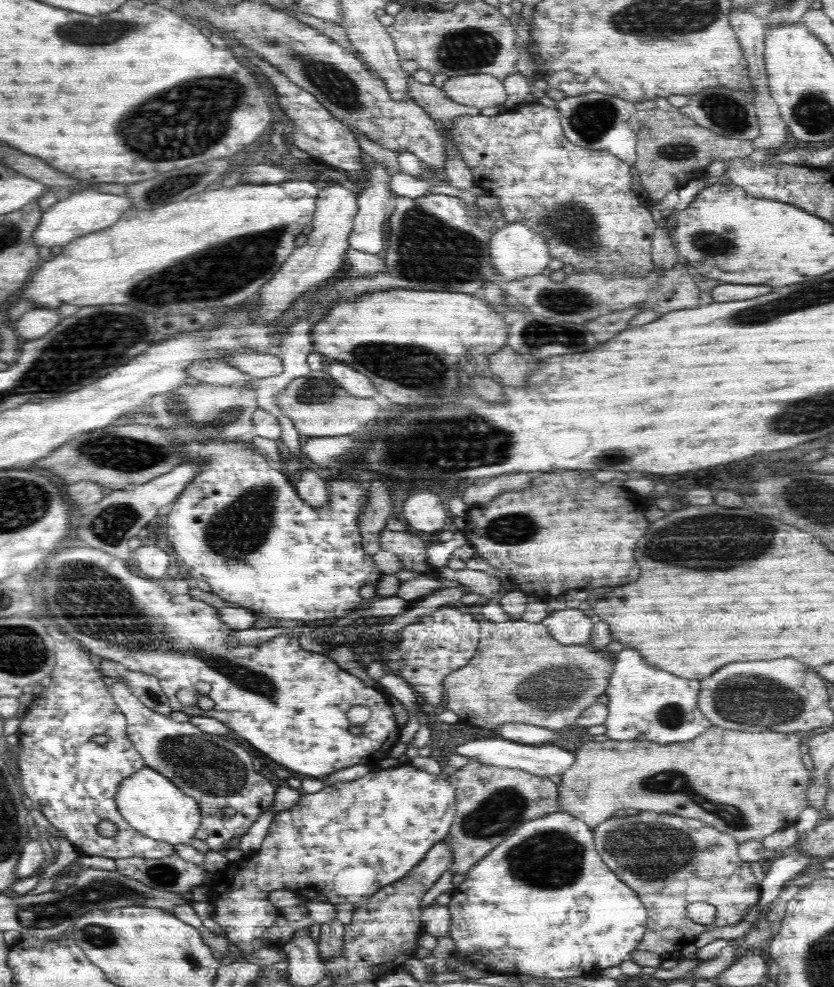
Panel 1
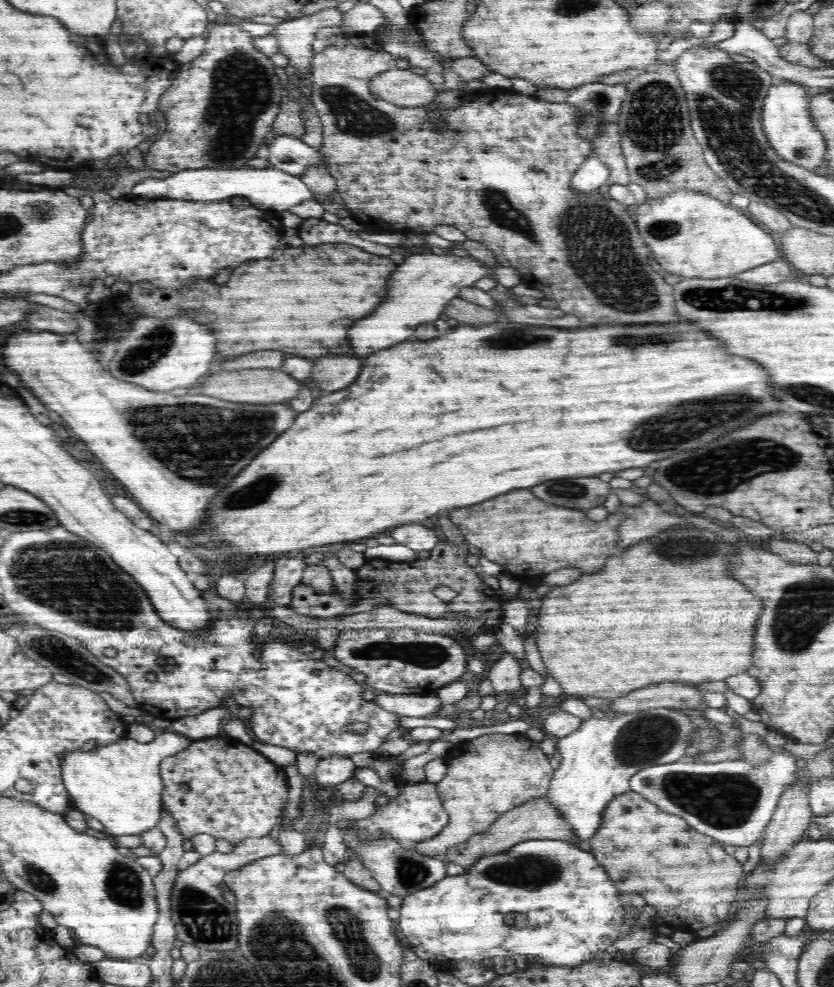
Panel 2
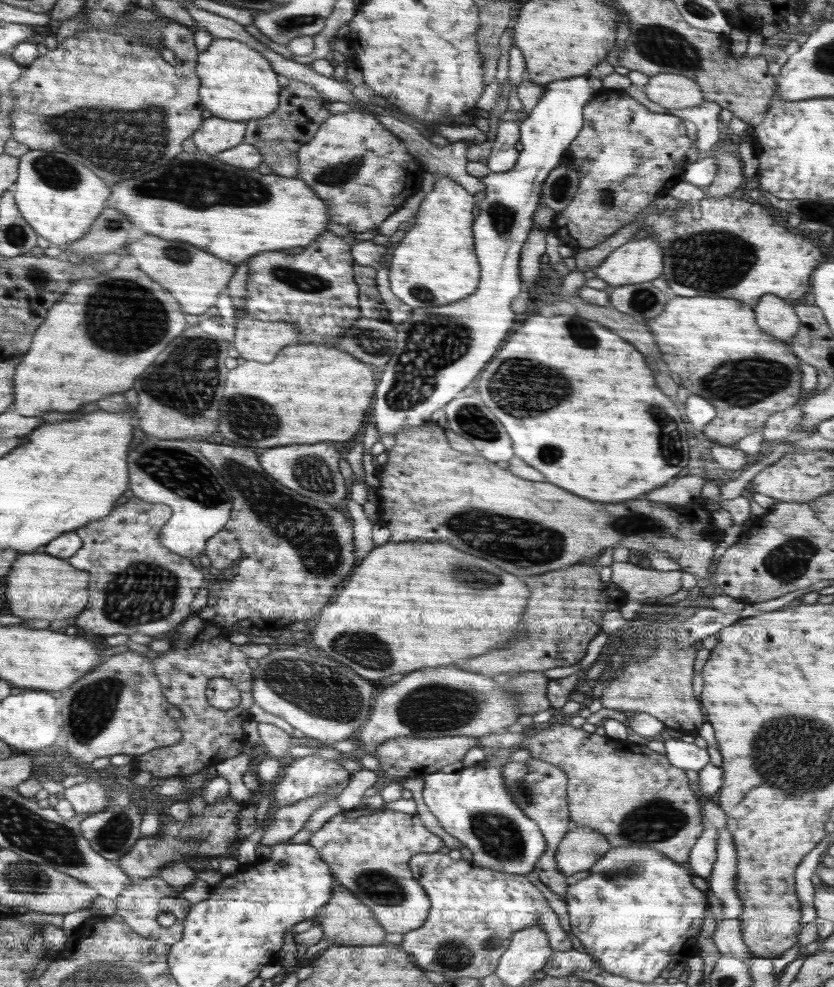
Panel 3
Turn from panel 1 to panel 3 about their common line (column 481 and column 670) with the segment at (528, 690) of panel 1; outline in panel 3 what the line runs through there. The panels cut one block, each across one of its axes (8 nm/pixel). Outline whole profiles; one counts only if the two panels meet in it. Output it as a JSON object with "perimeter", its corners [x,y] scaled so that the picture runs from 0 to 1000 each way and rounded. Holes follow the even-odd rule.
{"perimeter":[[[823,615],[818,620],[813,621],[801,630],[794,630],[789,634],[789,657],[784,663],[779,663],[772,669],[749,669],[749,673],[743,680],[743,683],[730,691],[724,697],[719,711],[722,718],[735,718],[737,720],[760,720],[763,722],[775,722],[791,729],[797,736],[814,740],[820,744],[836,742],[844,734],[842,730],[842,721],[837,709],[832,705],[830,692],[833,683],[832,668],[835,662],[841,657],[838,652],[830,655],[813,655],[811,652],[811,635],[825,627],[827,623],[832,623],[837,619],[835,615]]]}

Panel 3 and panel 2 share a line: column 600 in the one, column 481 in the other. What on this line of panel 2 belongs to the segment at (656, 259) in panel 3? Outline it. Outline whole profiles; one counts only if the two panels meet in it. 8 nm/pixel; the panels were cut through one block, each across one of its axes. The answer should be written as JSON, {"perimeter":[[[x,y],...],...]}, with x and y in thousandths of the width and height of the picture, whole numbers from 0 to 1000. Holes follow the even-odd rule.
{"perimeter":[[[517,256],[496,257],[486,261],[482,267],[475,270],[463,288],[468,290],[465,302],[460,302],[460,306],[446,320],[427,326],[420,332],[420,347],[424,351],[424,357],[429,361],[441,361],[492,344],[499,336],[499,330],[528,322],[535,308],[549,300],[552,293],[568,291],[588,275],[588,272],[579,270],[566,259],[554,261],[547,257]]]}

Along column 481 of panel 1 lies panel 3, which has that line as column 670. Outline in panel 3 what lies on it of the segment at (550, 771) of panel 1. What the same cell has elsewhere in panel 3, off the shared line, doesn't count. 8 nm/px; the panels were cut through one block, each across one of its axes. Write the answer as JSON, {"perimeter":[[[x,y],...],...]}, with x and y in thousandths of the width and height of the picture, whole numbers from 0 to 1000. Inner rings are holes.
{"perimeter":[[[805,749],[796,752],[799,757],[797,766],[806,776],[823,780],[842,780],[849,772],[851,766],[849,760],[835,756],[835,754],[825,754],[815,749]]]}

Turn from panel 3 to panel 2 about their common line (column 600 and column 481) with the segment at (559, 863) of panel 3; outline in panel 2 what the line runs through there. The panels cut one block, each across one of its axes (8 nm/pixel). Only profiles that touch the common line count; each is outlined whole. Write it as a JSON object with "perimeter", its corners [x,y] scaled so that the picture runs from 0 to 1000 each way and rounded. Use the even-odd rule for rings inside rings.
{"perimeter":[[[645,807],[629,814],[602,825],[583,843],[568,845],[561,853],[554,853],[554,855],[537,861],[531,870],[559,879],[579,867],[604,863],[622,853],[652,850],[679,852],[688,849],[688,840],[681,836],[673,824],[657,812],[657,807]]]}

